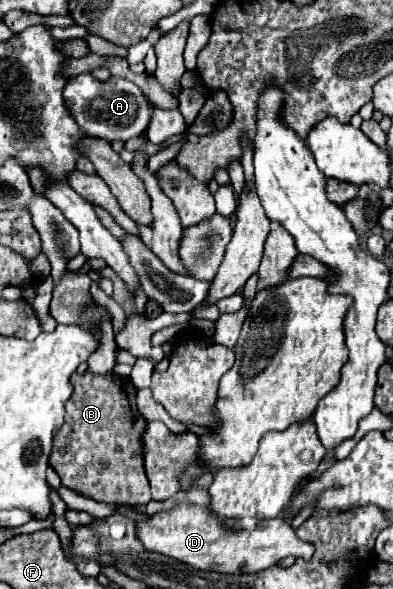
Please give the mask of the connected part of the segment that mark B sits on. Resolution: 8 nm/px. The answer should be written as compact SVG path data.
M113 373L107 375L73 375L71 377L73 395L65 403L65 423L53 437L53 453L49 457L51 467L59 473L61 485L83 493L95 501L103 503L123 503L123 505L147 505L151 501L149 481L143 469L143 449L141 449L141 435L145 431L145 419L139 415L135 407L135 393L129 377L119 377Z

